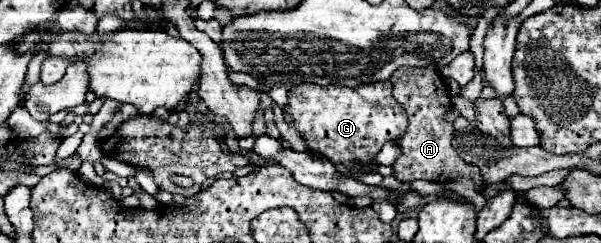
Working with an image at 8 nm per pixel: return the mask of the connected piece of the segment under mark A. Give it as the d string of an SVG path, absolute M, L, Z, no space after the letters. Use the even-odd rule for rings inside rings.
M401 66L389 78L393 82L395 100L407 110L409 126L401 138L401 156L395 160L395 178L401 182L411 182L417 178L425 178L431 182L449 182L457 178L473 180L477 192L483 190L483 174L477 166L467 164L453 148L453 122L445 120L445 114L451 110L451 94L443 78L437 74L435 66L427 68L411 68Z

